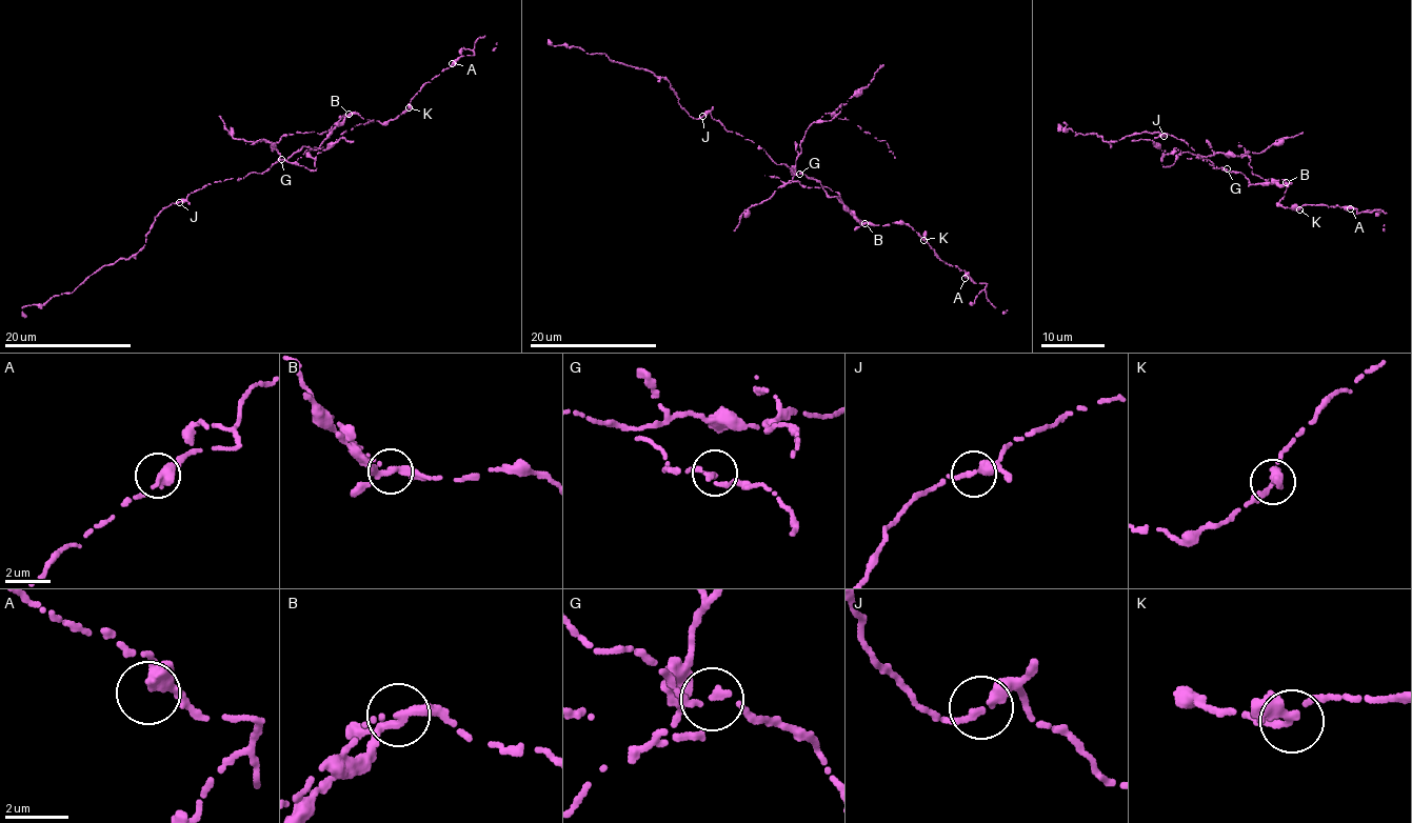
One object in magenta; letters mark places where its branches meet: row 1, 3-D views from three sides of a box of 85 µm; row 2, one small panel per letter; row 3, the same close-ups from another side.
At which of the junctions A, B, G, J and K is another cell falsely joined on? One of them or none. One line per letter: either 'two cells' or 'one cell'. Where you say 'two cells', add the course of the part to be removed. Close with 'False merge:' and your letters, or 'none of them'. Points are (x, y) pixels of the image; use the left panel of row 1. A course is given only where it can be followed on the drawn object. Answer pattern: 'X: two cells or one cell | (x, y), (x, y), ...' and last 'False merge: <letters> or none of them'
A: one cell
B: two cells | (349, 114), (317, 134), (284, 135), (272, 143), (279, 160), (316, 171), (311, 149), (373, 120)
G: one cell
J: one cell
K: one cell
False merge: B

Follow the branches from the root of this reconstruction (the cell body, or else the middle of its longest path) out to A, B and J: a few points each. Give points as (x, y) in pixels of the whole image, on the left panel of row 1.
A: (281, 160), (302, 145), (317, 149), (352, 113), (380, 122), (398, 118), (422, 85), (452, 63)
B: (281, 160), (292, 156), (302, 145), (317, 149), (349, 114)
J: (281, 160), (261, 174), (253, 172), (244, 177), (204, 185), (179, 202)

